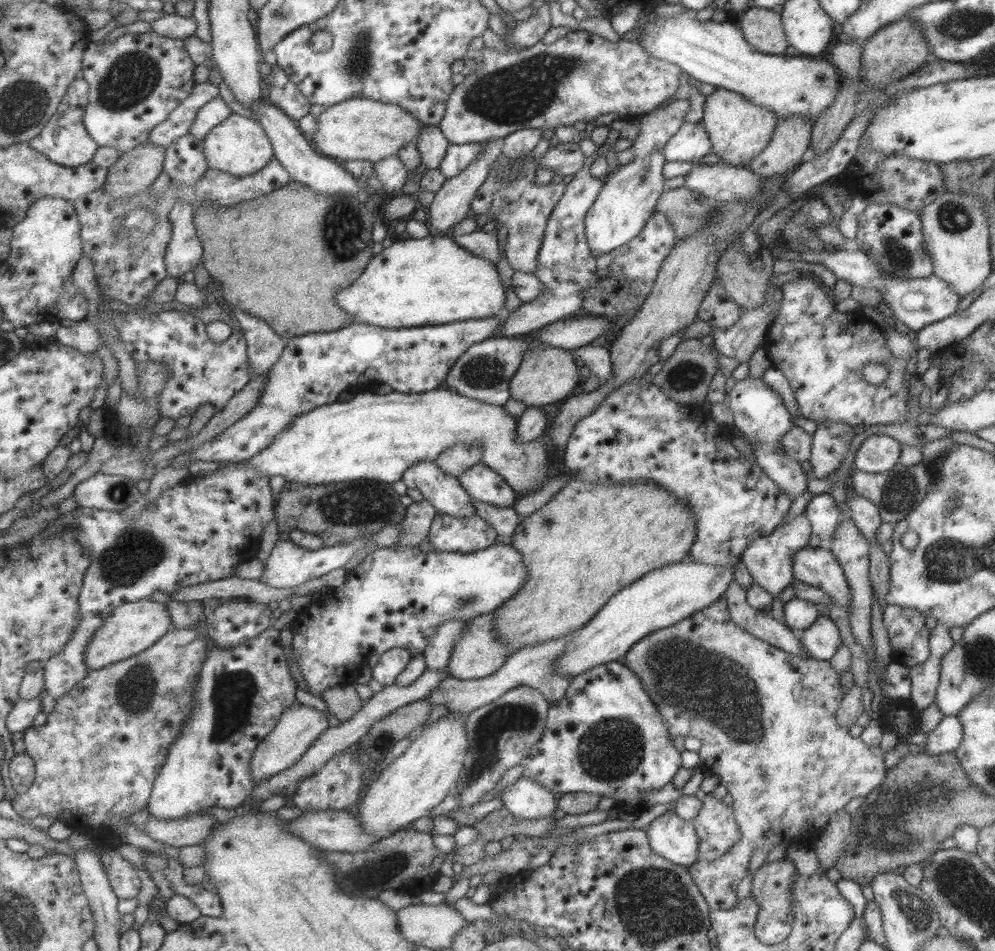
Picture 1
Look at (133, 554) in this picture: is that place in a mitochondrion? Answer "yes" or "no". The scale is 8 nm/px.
yes

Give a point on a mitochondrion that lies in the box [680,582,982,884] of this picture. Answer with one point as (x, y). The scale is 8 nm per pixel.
(879, 830)

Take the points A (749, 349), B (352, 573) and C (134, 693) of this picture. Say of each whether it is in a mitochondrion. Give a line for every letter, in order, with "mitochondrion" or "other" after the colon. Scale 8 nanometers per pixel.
A: other
B: other
C: mitochondrion

